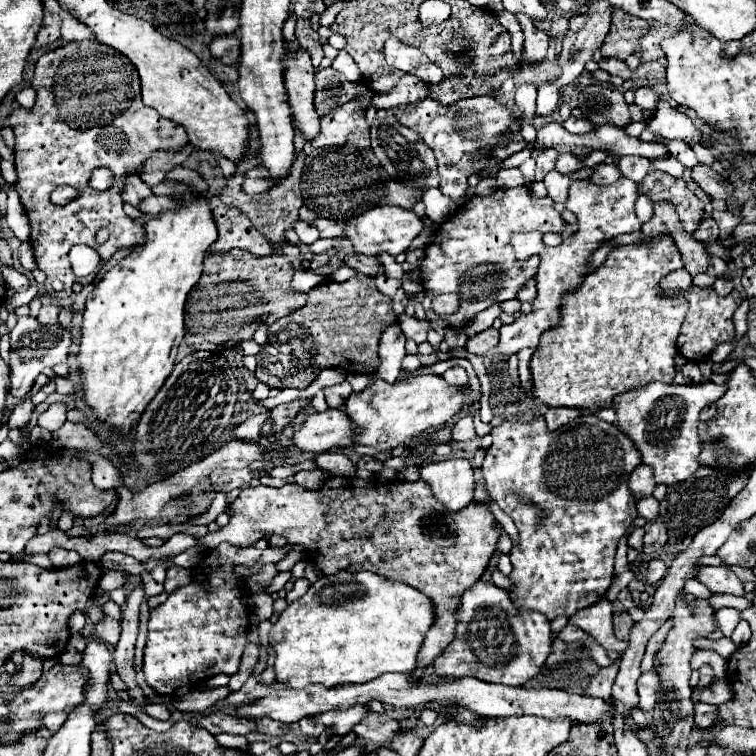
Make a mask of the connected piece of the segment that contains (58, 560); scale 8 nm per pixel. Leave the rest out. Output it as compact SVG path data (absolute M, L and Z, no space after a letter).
M59 547L51 549L47 555L49 555L51 563L57 565L57 567L61 567L61 569L63 569L63 567L71 567L71 565L75 565L77 561L81 561L81 557L79 557L77 551L67 551L67 549L59 549Z

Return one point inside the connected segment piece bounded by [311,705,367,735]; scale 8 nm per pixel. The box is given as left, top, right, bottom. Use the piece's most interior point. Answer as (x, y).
(340, 722)

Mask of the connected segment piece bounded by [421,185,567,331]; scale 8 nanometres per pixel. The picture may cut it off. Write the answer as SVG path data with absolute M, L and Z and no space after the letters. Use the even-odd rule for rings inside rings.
M527 185L513 189L497 189L487 197L473 197L457 209L457 213L441 223L425 247L425 261L421 263L421 281L427 291L423 299L423 309L429 321L445 321L451 329L463 329L479 311L493 303L515 299L517 291L525 281L535 277L539 257L533 255L523 267L515 263L513 247L509 243L511 233L563 233L567 223L561 213L553 207L555 201L547 197L537 197ZM441 293L459 295L459 311L453 315L435 315L431 311L431 297Z

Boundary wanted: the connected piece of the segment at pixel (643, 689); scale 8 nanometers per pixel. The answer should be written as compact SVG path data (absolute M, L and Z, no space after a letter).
M647 671L637 681L637 693L639 693L639 709L651 711L657 701L657 689L659 689L659 677L655 671Z

